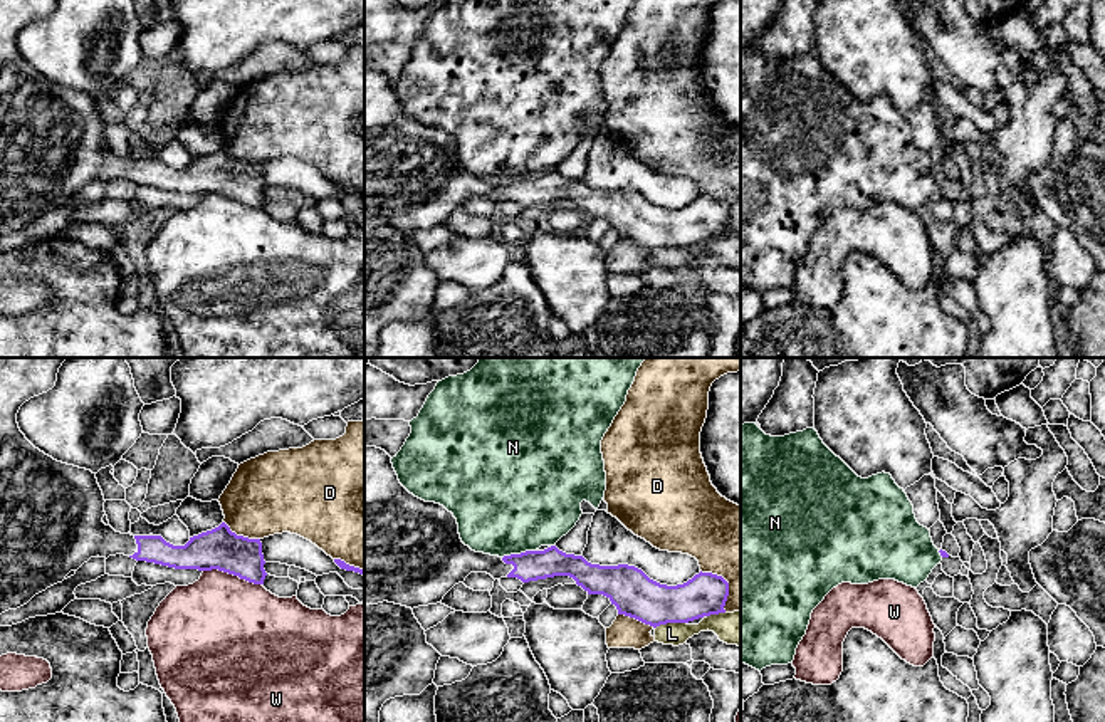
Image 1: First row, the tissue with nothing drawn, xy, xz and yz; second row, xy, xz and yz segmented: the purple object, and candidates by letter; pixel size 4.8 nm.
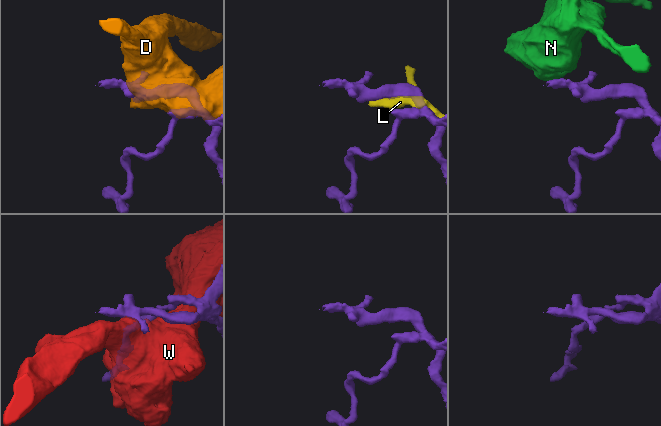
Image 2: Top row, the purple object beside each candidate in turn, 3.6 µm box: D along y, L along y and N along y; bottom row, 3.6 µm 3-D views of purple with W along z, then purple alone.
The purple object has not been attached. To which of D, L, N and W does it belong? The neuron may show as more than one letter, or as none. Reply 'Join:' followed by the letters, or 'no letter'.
Join: no letter

